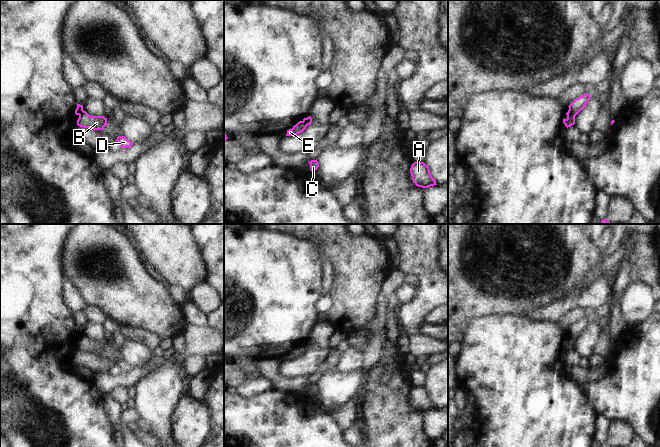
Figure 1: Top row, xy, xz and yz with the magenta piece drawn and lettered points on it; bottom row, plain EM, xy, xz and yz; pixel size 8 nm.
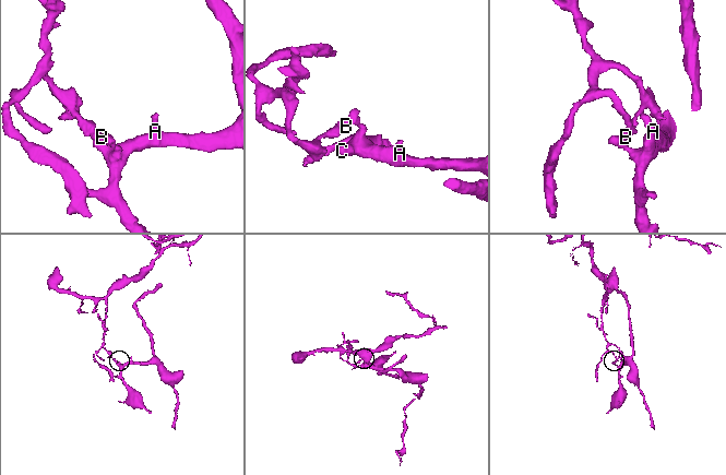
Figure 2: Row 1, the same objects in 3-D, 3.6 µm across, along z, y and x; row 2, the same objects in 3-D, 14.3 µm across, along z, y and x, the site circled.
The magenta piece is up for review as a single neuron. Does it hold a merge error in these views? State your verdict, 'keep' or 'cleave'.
cleave

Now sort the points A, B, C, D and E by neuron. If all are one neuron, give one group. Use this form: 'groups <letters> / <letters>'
groups A B C D / E

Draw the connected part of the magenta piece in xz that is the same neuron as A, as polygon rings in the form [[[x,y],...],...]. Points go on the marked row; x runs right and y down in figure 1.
[[[414,162],[411,165],[410,173],[416,186],[428,188],[436,184],[435,179],[431,176],[429,167],[424,162]]]

